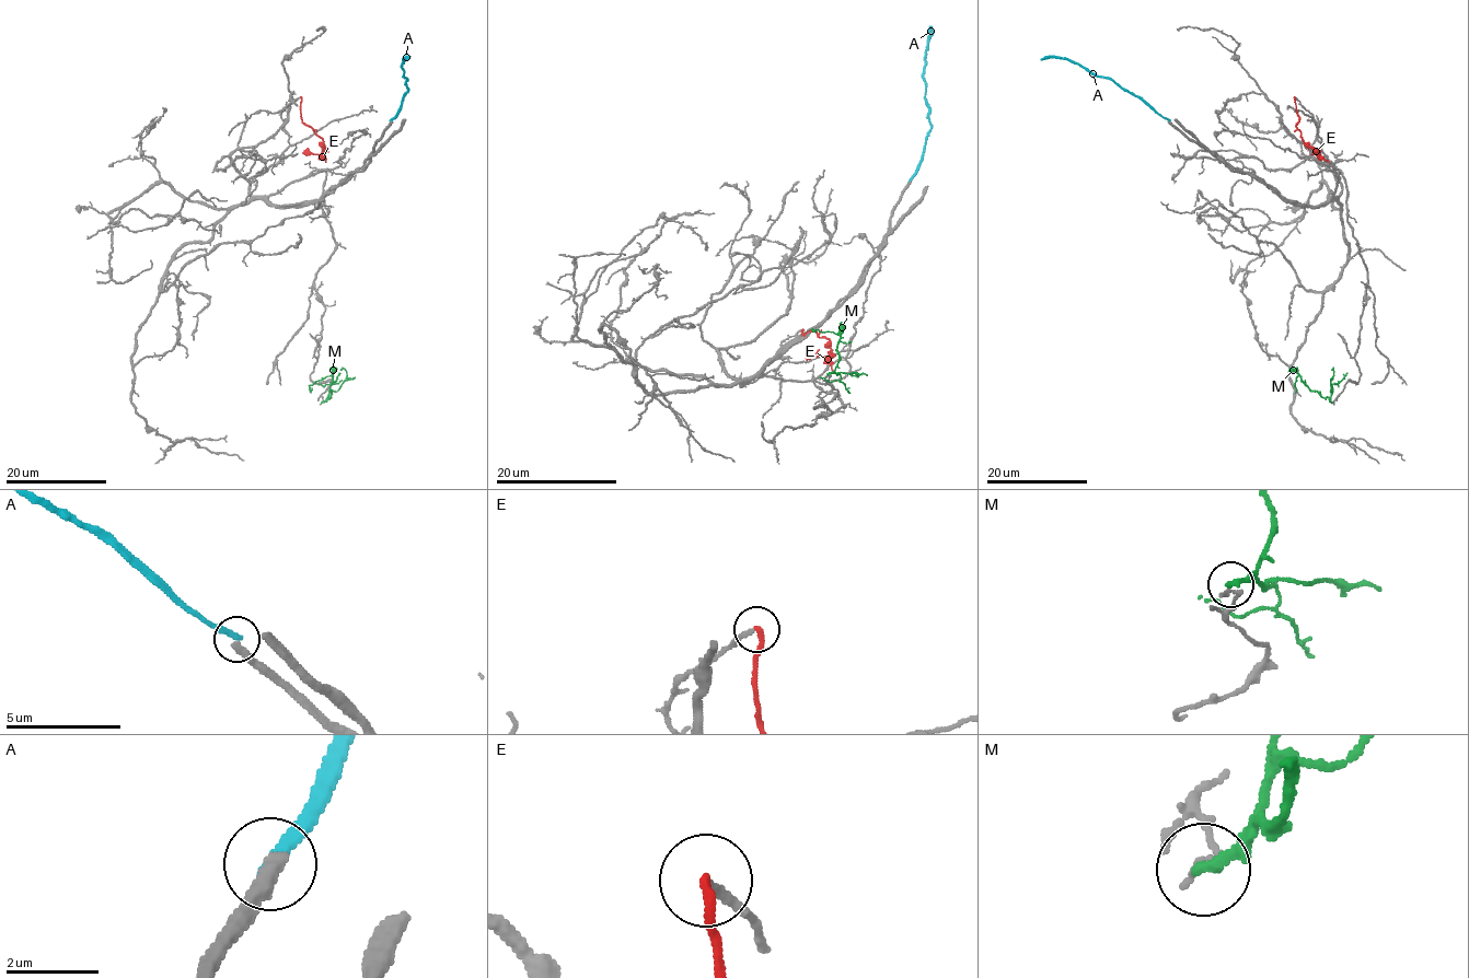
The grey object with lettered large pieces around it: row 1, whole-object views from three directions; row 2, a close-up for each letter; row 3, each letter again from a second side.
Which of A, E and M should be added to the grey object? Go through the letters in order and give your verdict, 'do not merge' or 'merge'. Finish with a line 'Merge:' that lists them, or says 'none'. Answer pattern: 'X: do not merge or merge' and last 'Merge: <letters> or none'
A: do not merge
E: do not merge
M: do not merge
Merge: none

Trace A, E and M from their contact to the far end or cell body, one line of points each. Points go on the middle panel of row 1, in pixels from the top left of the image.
A: (911, 179), (923, 159), (930, 124), (924, 63), (932, 26)
E: (801, 329), (804, 335), (816, 332), (829, 341), (826, 356), (811, 356), (807, 361)
M: (828, 374), (839, 362), (840, 336), (816, 330)

